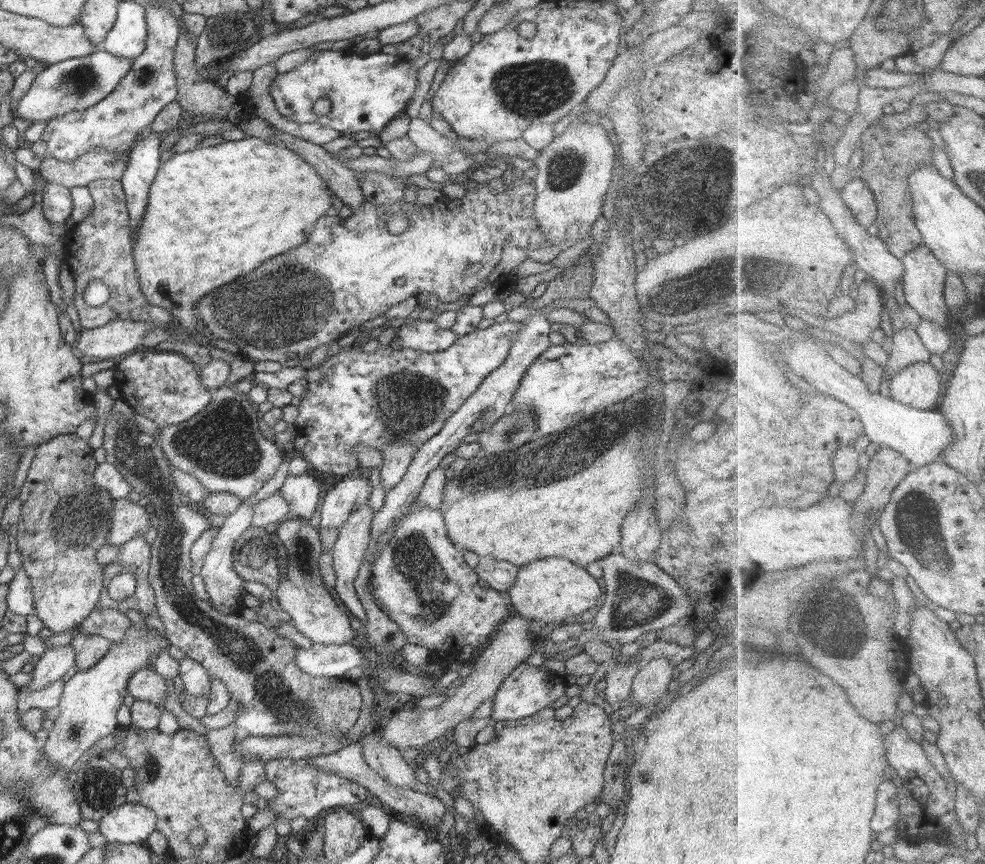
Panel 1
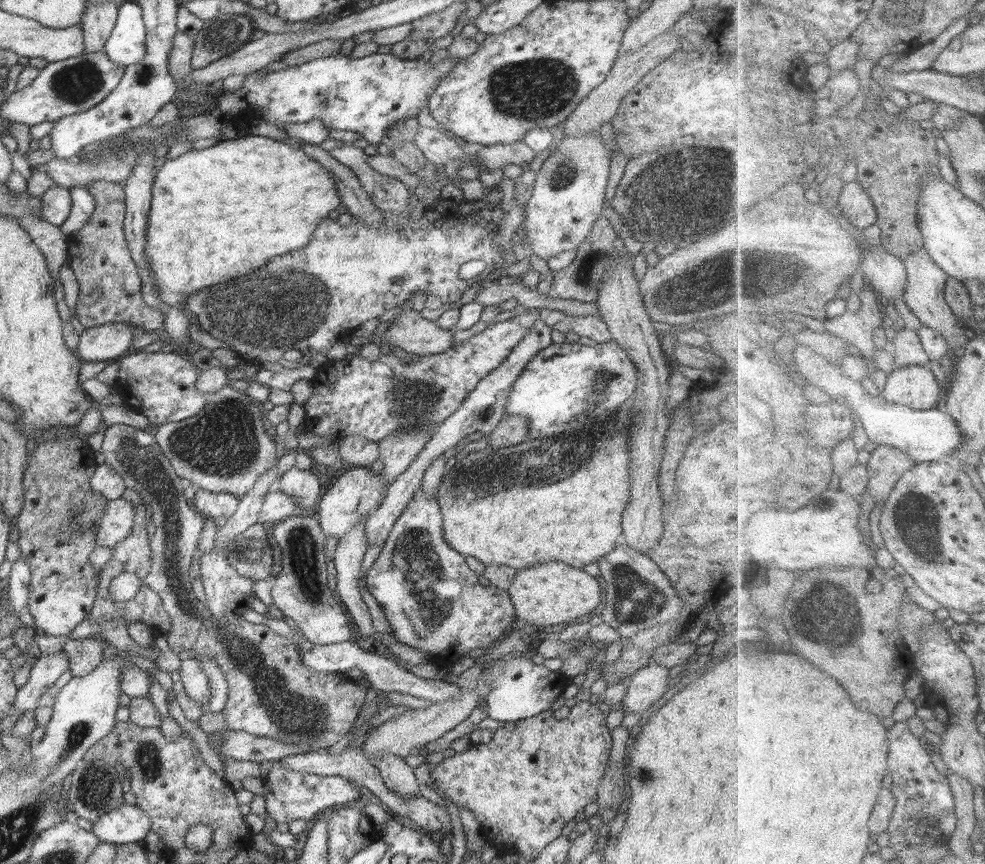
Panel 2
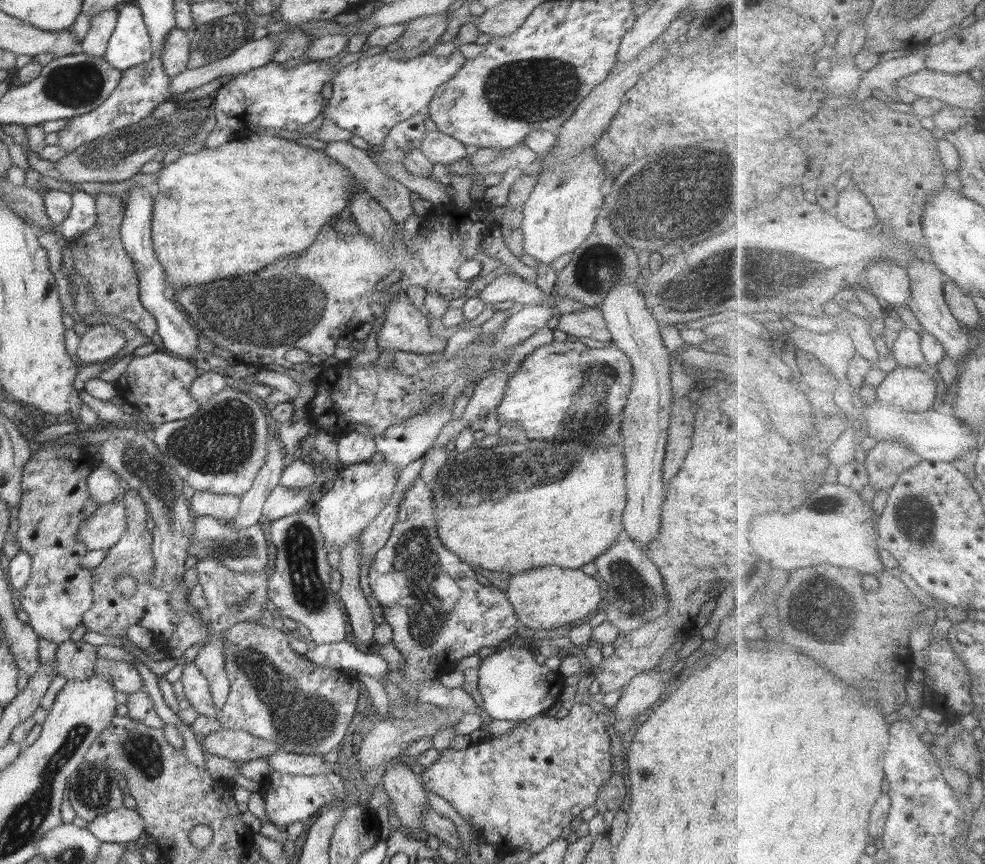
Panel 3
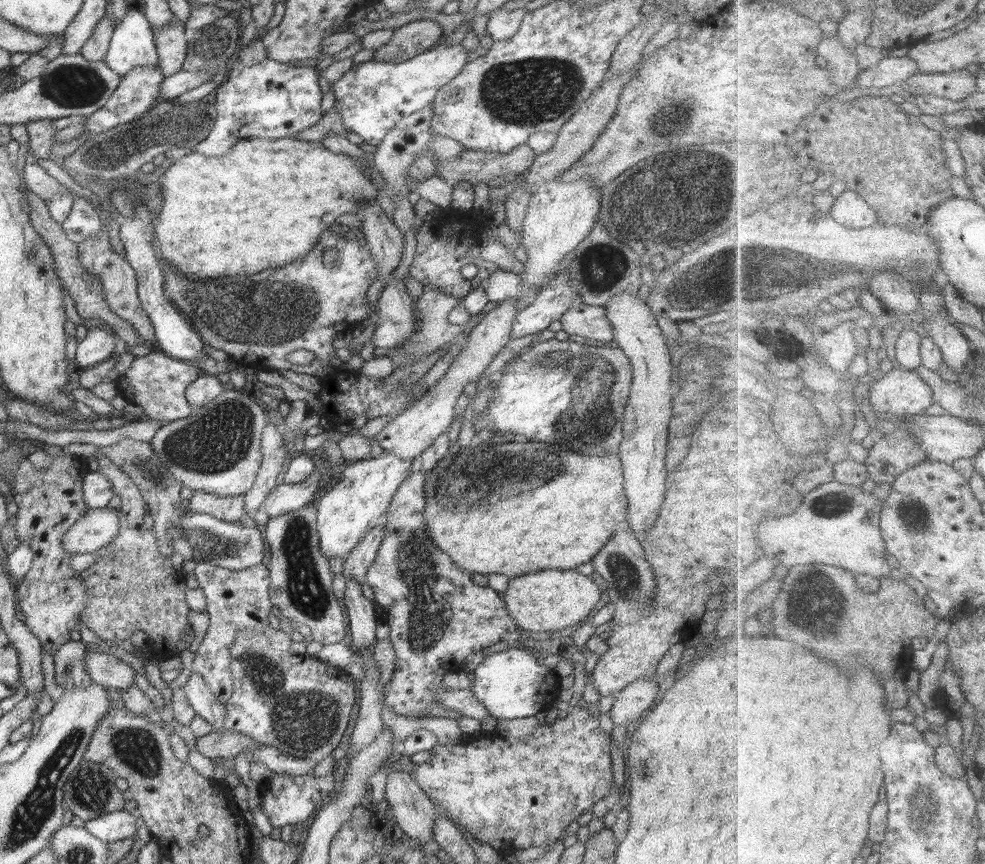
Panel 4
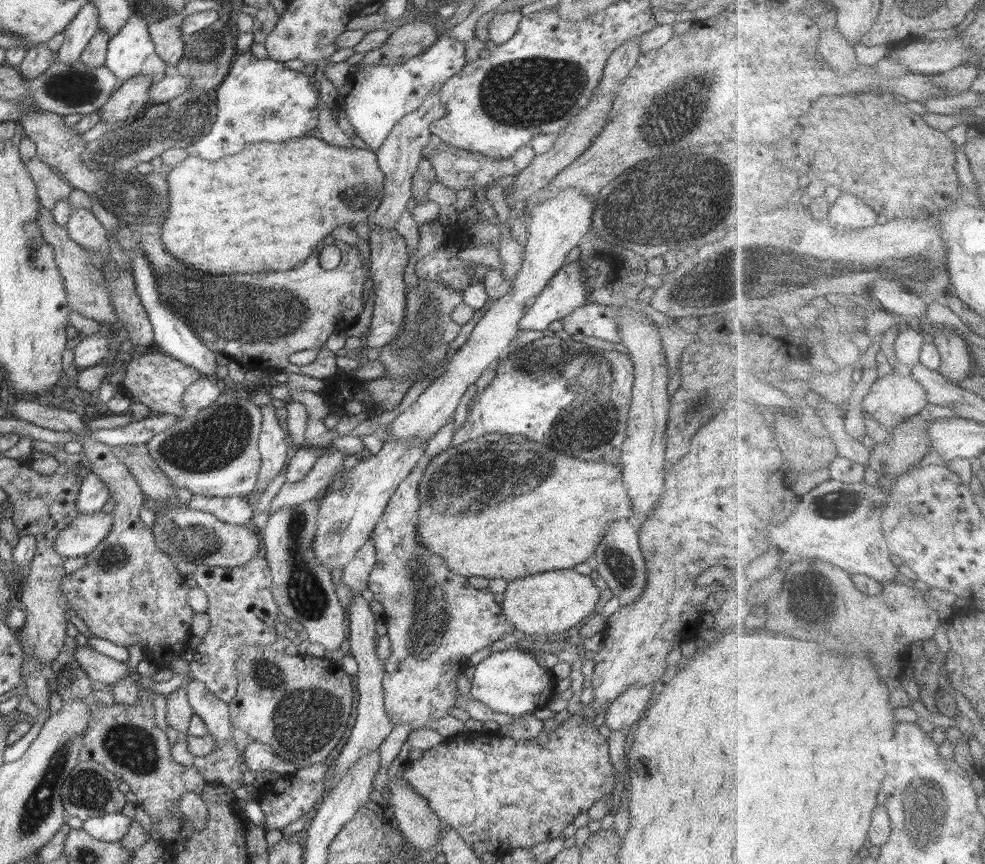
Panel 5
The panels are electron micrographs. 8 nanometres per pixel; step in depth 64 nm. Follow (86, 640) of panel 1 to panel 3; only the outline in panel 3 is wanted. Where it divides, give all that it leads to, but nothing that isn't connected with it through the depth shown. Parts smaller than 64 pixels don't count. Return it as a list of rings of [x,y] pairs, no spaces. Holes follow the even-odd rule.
[[[68,639],[60,643],[56,650],[56,674],[68,681],[84,681],[92,677],[99,656],[96,647],[84,639]]]

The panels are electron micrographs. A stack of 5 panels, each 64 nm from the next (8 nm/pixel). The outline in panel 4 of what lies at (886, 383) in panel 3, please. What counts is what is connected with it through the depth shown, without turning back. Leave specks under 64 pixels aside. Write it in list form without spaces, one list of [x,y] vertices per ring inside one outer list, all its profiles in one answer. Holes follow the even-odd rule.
[[[896,365],[893,371],[884,374],[878,384],[872,390],[872,402],[876,406],[878,412],[882,410],[892,410],[894,414],[902,416],[924,415],[934,402],[934,387],[926,382],[926,379],[918,373],[918,370],[908,369],[903,366]]]

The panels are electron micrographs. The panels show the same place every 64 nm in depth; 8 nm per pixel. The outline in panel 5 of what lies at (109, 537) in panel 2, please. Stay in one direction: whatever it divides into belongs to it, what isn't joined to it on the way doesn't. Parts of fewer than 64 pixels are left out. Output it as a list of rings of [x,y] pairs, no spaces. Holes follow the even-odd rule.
[[[112,513],[78,514],[76,520],[56,536],[54,547],[65,559],[86,556],[110,534],[112,524]]]

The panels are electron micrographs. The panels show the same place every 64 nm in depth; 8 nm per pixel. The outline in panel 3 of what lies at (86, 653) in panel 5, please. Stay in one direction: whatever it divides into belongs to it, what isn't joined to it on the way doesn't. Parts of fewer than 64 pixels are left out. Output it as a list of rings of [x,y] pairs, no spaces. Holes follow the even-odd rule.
[[[98,656],[94,673],[104,675],[108,681],[112,681],[112,685],[114,685],[117,692],[128,695],[132,692],[138,692],[138,690],[145,690],[140,672],[132,663],[122,660],[108,660]]]

